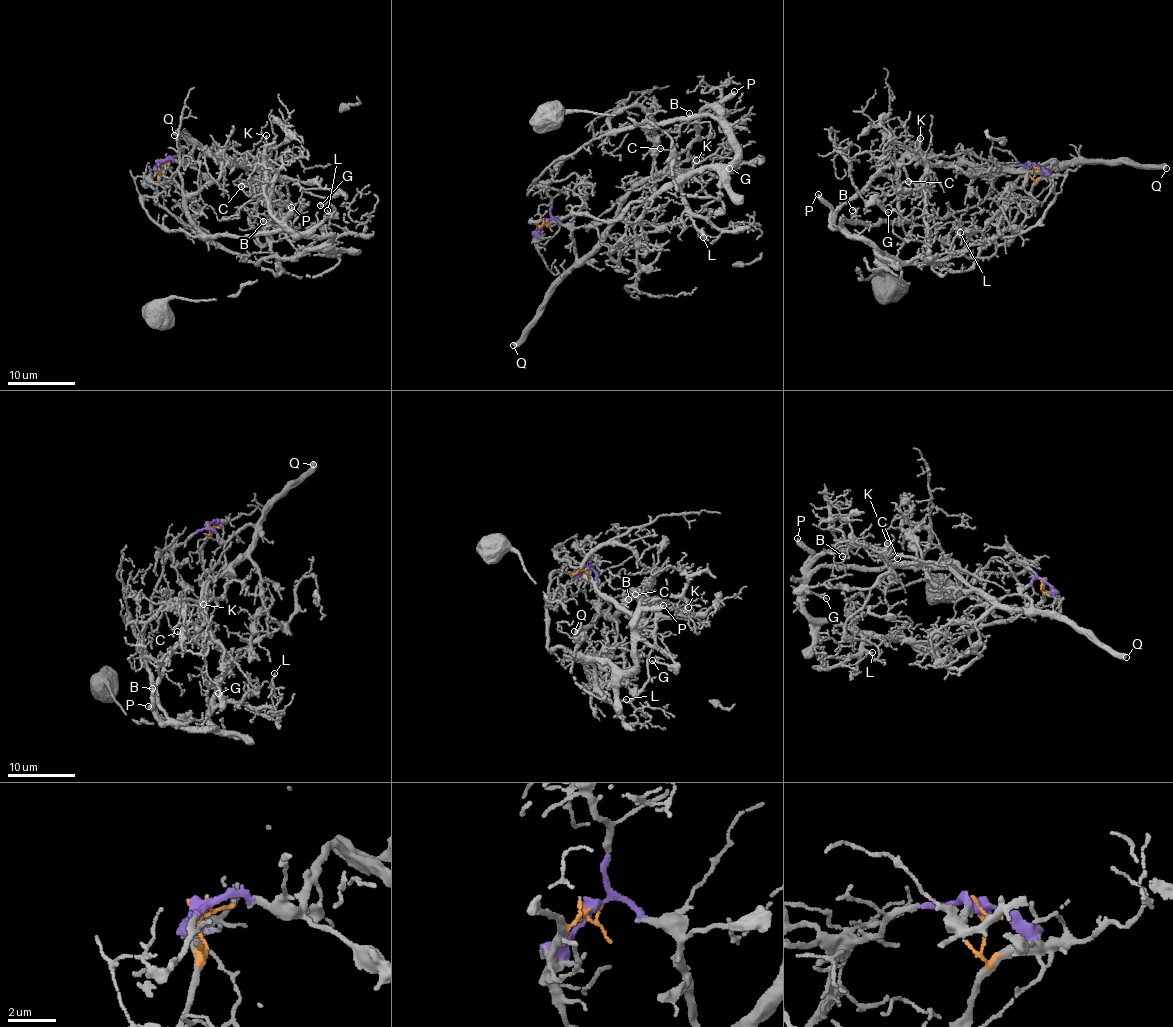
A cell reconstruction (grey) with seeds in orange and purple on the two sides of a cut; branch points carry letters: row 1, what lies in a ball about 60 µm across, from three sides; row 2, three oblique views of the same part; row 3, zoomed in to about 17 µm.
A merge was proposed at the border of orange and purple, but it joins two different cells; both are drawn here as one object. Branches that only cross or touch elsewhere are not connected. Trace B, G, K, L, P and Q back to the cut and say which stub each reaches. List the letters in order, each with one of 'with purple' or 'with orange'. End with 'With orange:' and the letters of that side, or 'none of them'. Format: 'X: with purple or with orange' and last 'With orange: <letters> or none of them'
B: with orange
G: with purple
K: with purple
L: with orange
P: with orange
Q: with purple
With orange: B, L, P

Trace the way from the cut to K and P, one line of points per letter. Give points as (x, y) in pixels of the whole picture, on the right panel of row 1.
K: (1033, 165), (1027, 164), (1030, 171), (1055, 160), (1055, 165), (1040, 170), (931, 167), (922, 156), (920, 137)
P: (1033, 165), (1031, 198), (966, 270), (905, 264), (845, 235), (833, 226), (830, 204), (818, 193)

